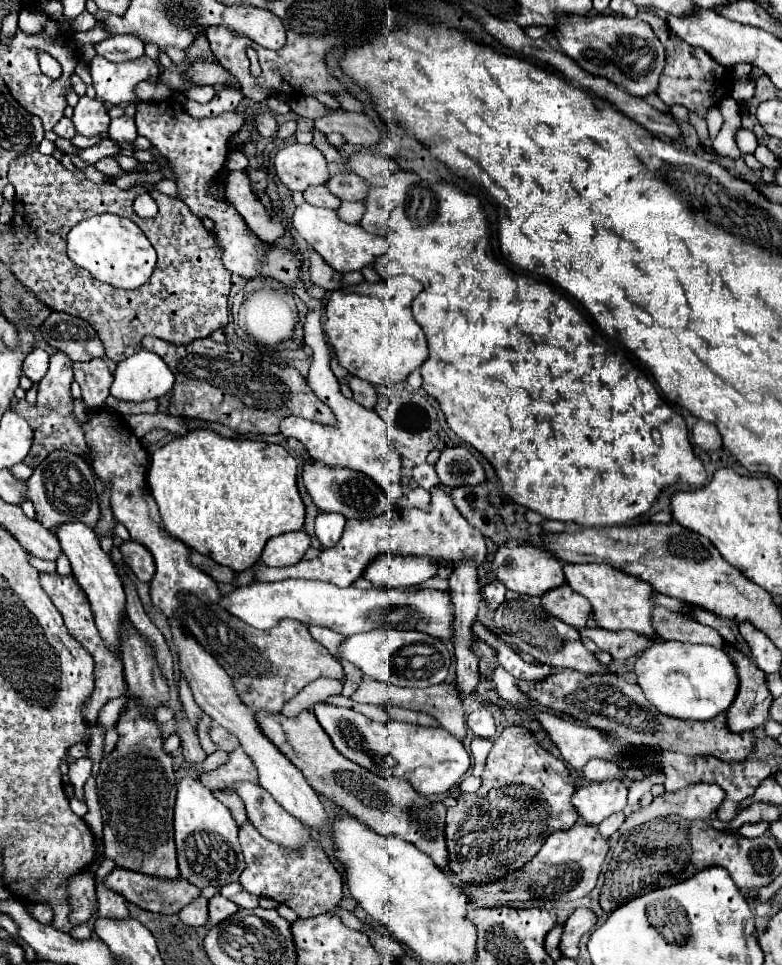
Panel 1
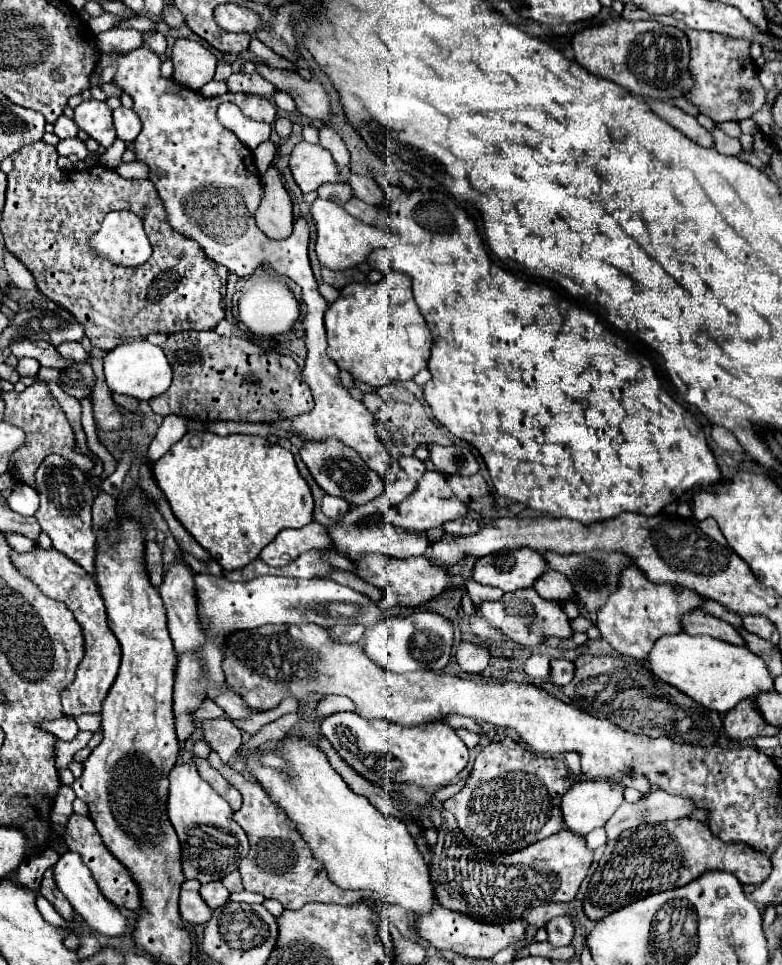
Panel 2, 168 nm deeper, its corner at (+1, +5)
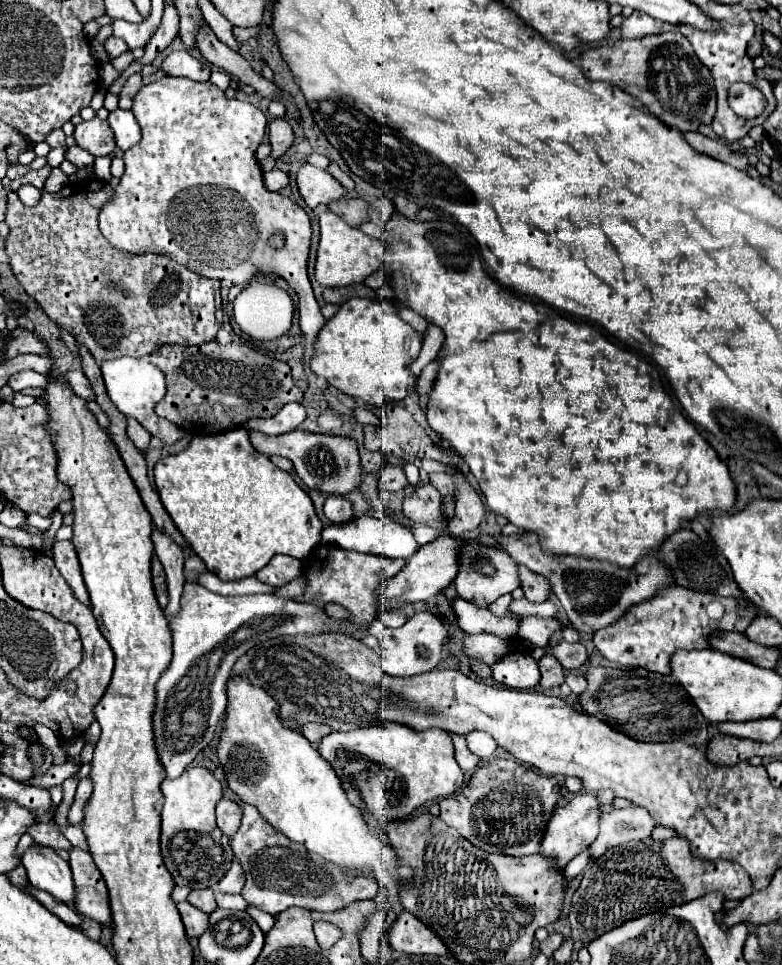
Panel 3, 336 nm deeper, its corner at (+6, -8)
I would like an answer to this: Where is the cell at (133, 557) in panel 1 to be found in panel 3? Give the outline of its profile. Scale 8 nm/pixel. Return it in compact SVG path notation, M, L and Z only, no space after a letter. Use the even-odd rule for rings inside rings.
M153 556L151 570L153 570L153 586L155 586L157 602L159 602L161 608L165 608L165 606L169 604L169 598L167 598L167 584L165 584L165 572L163 572L163 566L161 566L161 562L159 562L157 556Z

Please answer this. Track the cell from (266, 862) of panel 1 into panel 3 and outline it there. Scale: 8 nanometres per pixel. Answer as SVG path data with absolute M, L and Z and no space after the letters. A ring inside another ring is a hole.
M241 804L241 808L243 822L231 840L231 846L245 870L247 882L241 896L247 900L247 904L277 916L291 906L311 908L317 912L335 912L351 902L373 900L377 896L379 882L375 876L347 874L343 868L325 862L321 856L307 852L305 846L279 834L253 806Z

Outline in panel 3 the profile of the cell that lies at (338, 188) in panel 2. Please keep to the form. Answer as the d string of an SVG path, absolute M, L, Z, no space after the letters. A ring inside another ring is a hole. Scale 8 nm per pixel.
M341 198L339 202L331 202L329 208L353 228L359 228L369 220L369 206L363 198Z

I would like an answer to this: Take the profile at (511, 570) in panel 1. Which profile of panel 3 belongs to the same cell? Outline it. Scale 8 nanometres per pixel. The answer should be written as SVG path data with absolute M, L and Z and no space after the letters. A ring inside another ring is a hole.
M471 540L471 542L463 544L463 548L459 550L459 572L453 580L453 584L455 584L455 590L459 596L463 596L468 602L480 604L481 608L485 608L503 594L511 594L519 586L517 564L503 550Z

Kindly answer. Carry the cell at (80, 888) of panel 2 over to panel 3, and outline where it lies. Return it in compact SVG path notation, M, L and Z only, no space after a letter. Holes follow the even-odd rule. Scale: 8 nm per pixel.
M33 842L21 856L21 864L27 870L27 878L35 888L49 892L53 898L73 904L73 876L69 864L49 846Z

